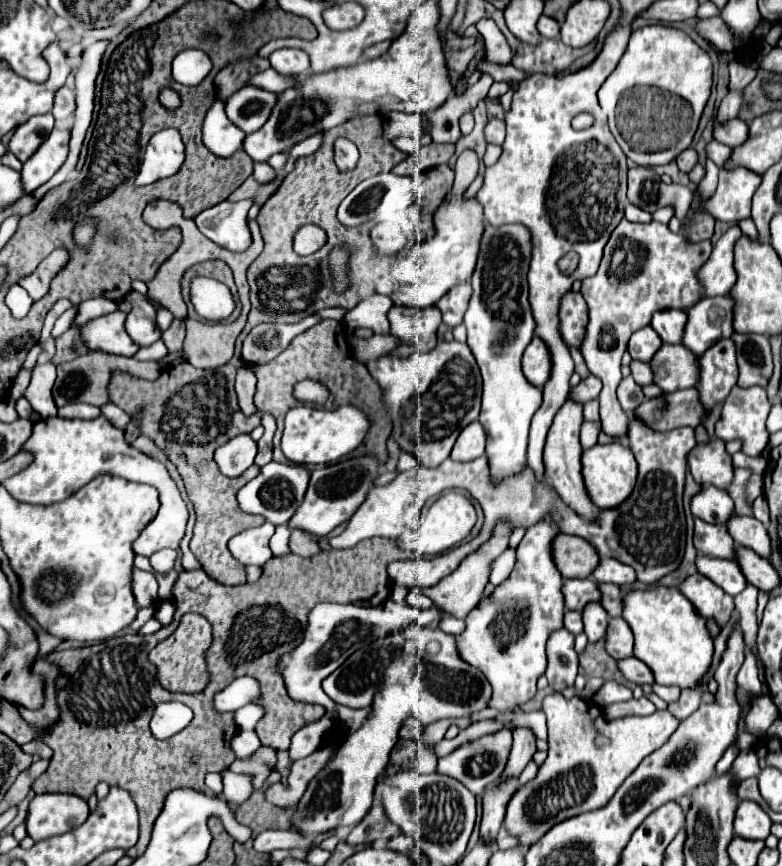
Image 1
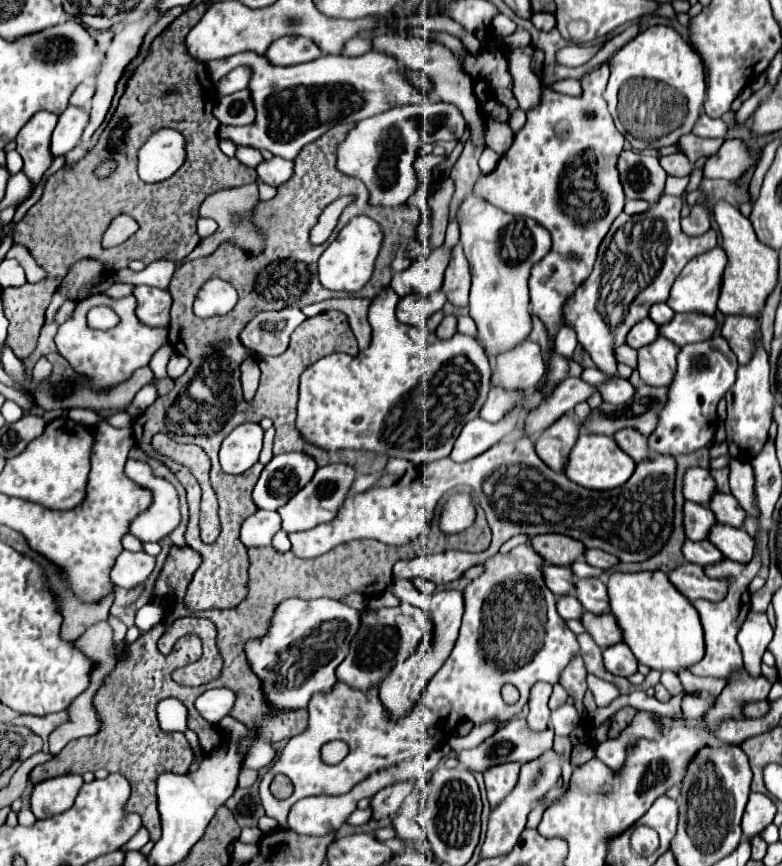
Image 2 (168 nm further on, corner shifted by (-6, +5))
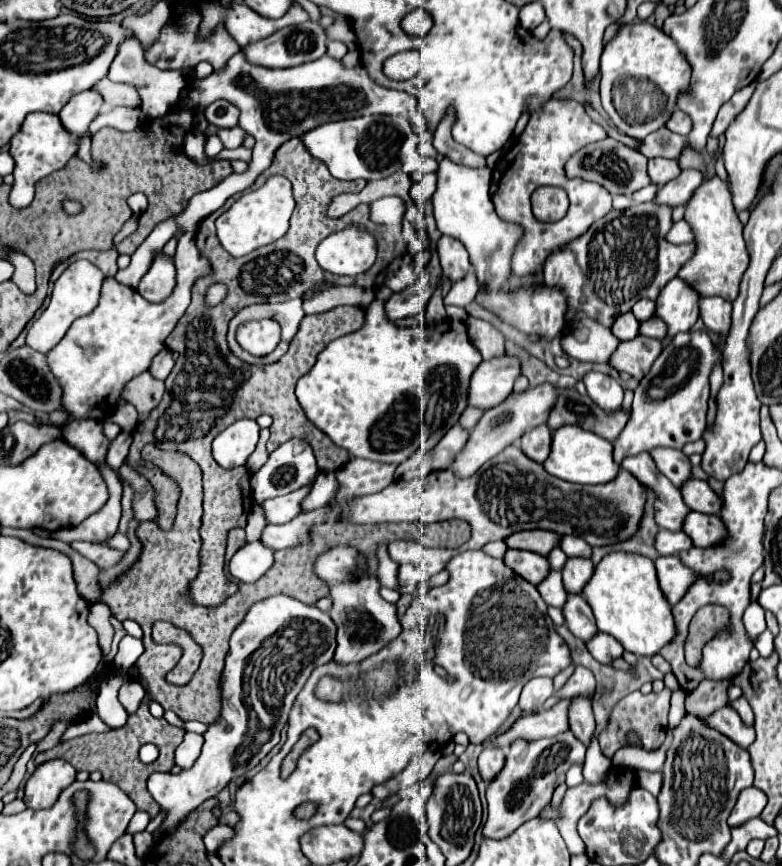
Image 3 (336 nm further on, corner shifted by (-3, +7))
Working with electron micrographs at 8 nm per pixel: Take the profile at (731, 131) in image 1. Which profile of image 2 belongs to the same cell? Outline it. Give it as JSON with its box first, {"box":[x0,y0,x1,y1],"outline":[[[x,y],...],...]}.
{"box":[692,113,730,137],"outline":[[[702,113],[692,127],[692,133],[698,137],[724,137],[730,131],[730,127],[722,119],[710,119],[706,113]]]}

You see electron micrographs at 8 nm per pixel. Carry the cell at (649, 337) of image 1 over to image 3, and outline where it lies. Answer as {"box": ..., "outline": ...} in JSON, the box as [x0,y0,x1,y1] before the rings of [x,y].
{"box":[611,313,641,341],"outline":[[[625,313],[625,315],[617,317],[611,331],[619,341],[627,341],[627,339],[635,339],[639,335],[639,325],[641,323],[631,313]]]}

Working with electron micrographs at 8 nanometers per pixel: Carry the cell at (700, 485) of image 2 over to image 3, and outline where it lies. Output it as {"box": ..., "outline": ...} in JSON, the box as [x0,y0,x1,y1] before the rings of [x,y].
{"box":[651,449,691,489],"outline":[[[653,449],[651,451],[653,461],[657,469],[675,485],[681,489],[681,483],[691,477],[691,463],[689,457],[683,455],[683,451],[677,449]]]}

